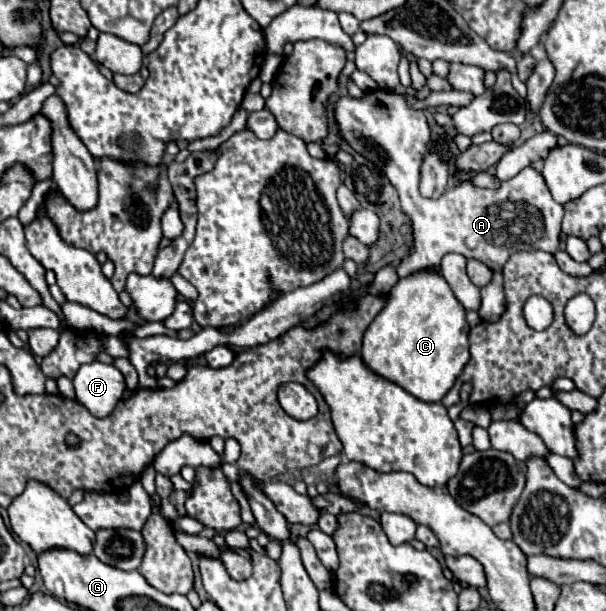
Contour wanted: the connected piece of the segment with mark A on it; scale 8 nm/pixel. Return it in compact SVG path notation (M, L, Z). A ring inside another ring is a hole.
M366 92L362 100L354 100L352 96L342 96L336 104L336 120L340 126L342 138L362 156L366 156L370 162L376 162L376 166L386 174L386 178L392 182L392 186L398 190L402 210L410 216L412 228L414 228L414 248L410 254L398 264L398 276L404 278L412 272L424 270L424 268L440 268L440 260L448 252L458 252L466 258L476 258L484 262L494 272L500 272L502 266L508 262L508 258L522 250L544 250L554 254L558 250L558 232L560 222L564 216L564 208L552 198L550 190L546 188L540 172L534 168L524 168L514 178L500 184L498 190L484 190L474 186L472 182L462 182L460 186L446 190L444 196L430 200L424 198L418 190L420 184L420 167L423 157L430 144L430 130L428 122L422 110L412 110L406 100L396 92Z

